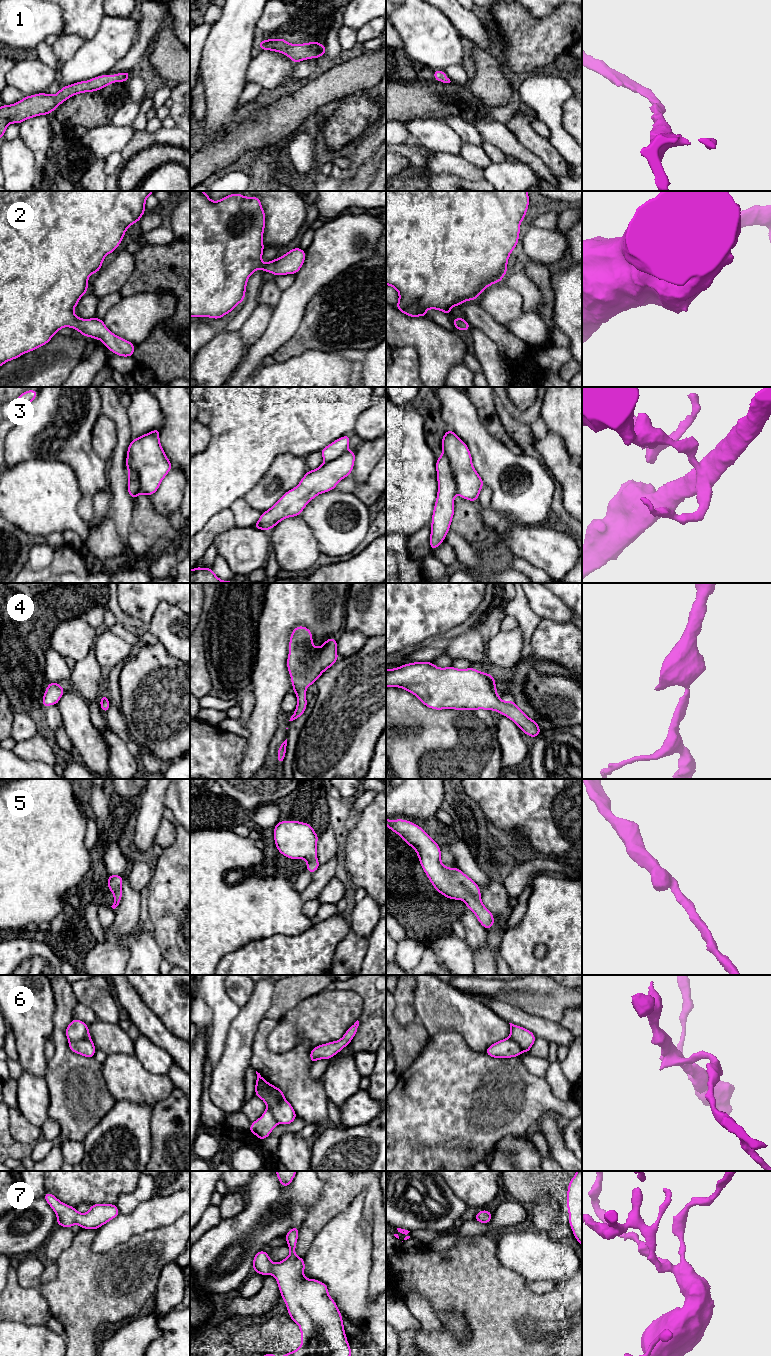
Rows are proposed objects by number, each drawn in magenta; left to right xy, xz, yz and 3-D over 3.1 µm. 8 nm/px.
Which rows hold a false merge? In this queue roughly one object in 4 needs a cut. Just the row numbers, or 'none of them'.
3, 6

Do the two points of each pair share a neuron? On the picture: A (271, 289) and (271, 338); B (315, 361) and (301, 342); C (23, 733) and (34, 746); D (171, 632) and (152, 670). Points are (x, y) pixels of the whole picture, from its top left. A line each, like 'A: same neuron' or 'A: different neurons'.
A: different neurons
B: different neurons
C: different neurons
D: different neurons

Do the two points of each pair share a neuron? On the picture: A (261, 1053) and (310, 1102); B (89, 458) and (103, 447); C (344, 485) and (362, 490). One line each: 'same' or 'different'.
A: same
B: different
C: same

